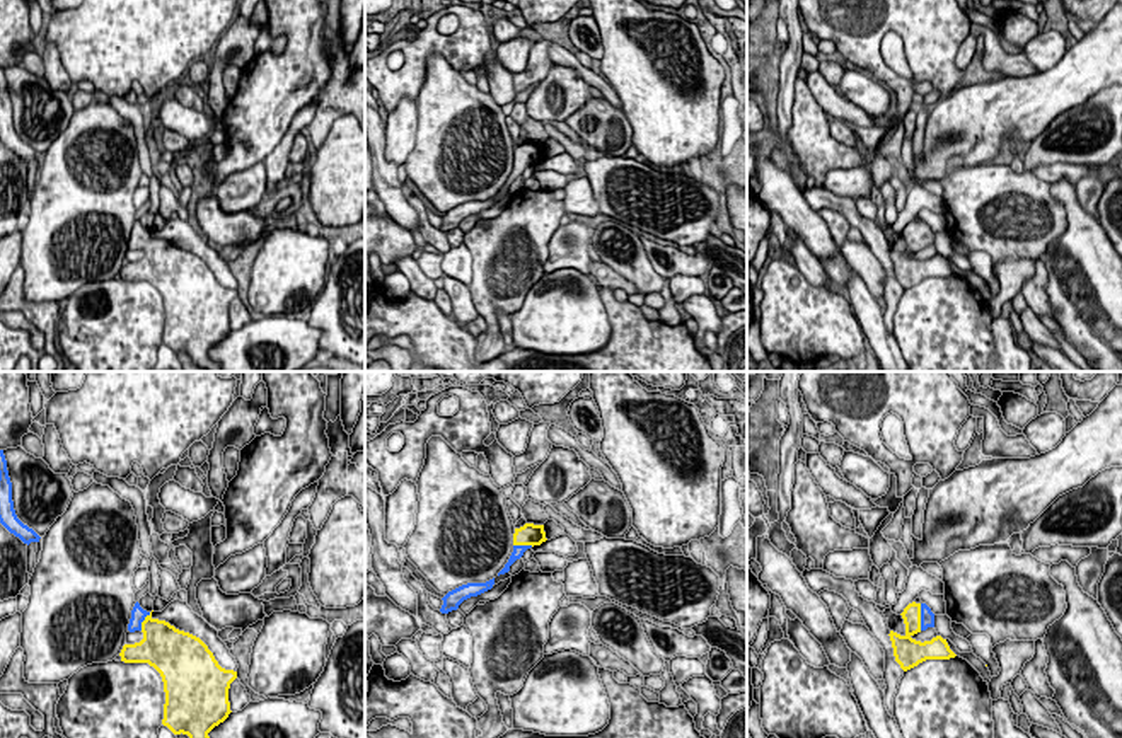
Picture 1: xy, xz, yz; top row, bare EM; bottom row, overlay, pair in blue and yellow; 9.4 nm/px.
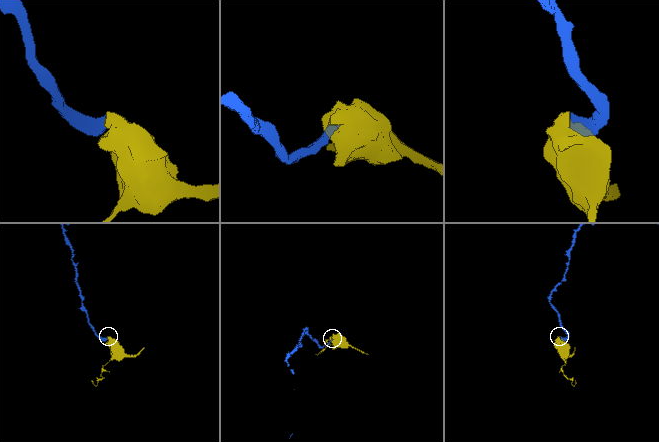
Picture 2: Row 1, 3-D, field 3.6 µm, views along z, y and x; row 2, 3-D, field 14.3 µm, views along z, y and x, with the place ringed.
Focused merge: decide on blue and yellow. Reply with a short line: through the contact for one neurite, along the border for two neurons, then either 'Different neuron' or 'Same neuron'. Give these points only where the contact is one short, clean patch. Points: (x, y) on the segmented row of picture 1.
Same neuron

